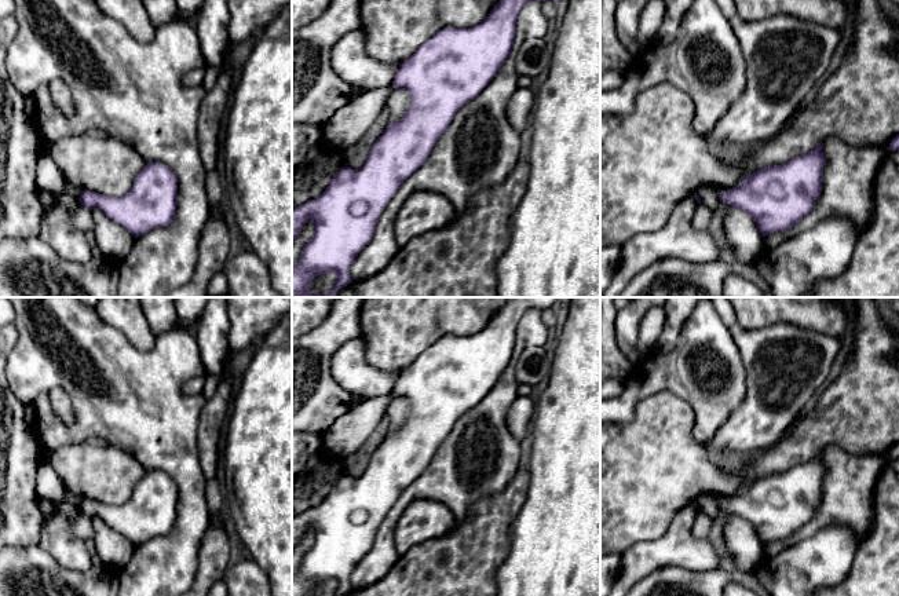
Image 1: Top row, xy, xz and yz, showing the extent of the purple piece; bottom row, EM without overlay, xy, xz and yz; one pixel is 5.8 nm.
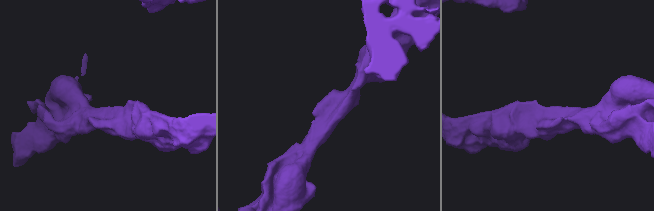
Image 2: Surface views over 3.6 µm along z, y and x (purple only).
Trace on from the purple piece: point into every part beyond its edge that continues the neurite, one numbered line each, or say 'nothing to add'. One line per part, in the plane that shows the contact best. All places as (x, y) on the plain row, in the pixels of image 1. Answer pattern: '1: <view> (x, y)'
nothing to add

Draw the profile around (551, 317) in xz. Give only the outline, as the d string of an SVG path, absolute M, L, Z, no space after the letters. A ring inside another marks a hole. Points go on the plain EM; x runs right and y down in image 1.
M545 308L541 310L541 318L545 326L555 333L560 326L562 312L559 308Z

